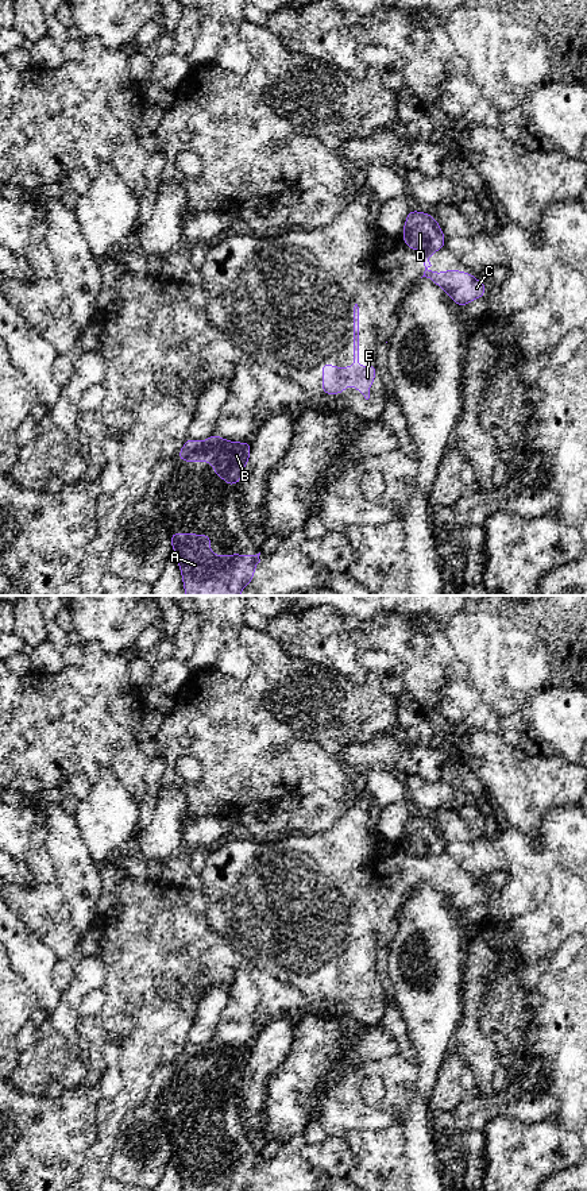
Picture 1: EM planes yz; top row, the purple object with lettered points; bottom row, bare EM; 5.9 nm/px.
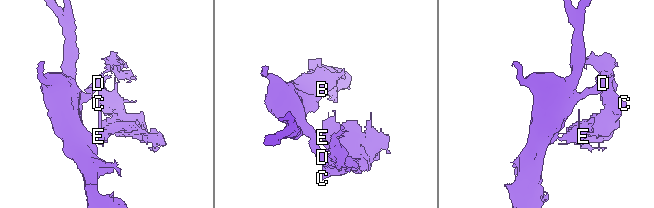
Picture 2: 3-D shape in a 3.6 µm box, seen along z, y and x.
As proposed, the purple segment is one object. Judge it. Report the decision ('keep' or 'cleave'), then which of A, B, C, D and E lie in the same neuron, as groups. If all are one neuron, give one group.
cleave; A B D / C E

